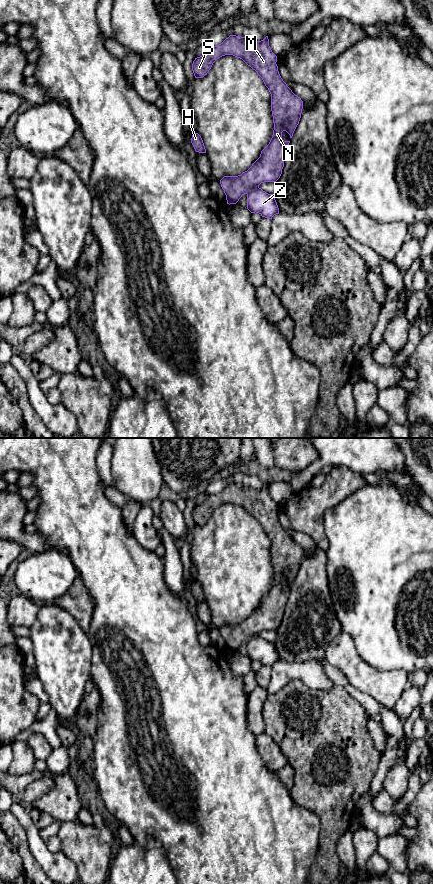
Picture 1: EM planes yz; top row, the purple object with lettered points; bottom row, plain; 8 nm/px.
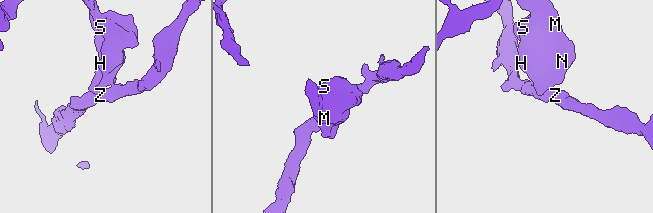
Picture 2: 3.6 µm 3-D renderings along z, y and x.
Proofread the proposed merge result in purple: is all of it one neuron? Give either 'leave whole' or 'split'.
split

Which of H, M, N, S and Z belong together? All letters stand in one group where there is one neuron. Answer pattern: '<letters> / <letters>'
H M N S / Z

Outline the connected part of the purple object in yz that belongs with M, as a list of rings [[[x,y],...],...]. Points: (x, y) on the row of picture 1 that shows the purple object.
[[[230,35],[221,44],[209,48],[202,56],[195,58],[192,64],[195,78],[203,78],[207,75],[213,63],[225,55],[233,55],[242,59],[262,78],[271,94],[271,111],[274,123],[273,135],[269,144],[261,151],[260,157],[252,166],[241,175],[224,176],[220,180],[221,187],[226,195],[227,204],[230,205],[236,204],[244,194],[248,194],[253,188],[259,187],[261,183],[276,182],[280,178],[290,143],[290,141],[282,139],[282,132],[286,131],[292,138],[301,118],[303,101],[292,92],[281,78],[276,64],[277,56],[269,46],[268,36],[261,41],[254,41],[245,37]]]

